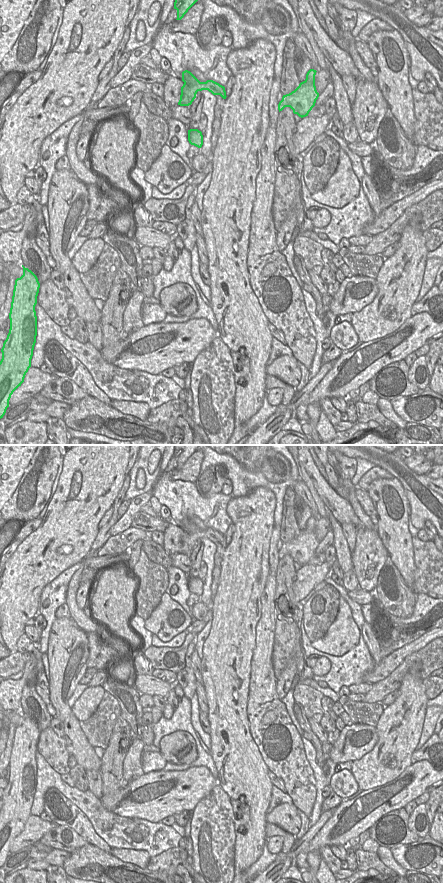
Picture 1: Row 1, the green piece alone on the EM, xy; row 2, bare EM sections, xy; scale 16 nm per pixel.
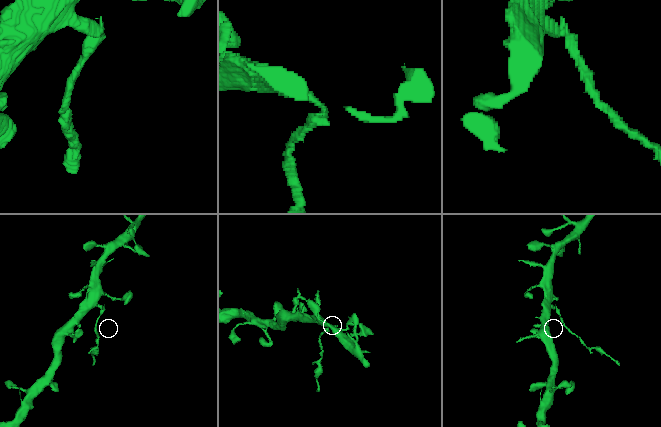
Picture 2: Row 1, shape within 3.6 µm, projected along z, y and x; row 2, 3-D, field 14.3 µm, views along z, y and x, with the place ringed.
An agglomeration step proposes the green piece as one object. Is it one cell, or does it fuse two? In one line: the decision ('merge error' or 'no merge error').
merge error

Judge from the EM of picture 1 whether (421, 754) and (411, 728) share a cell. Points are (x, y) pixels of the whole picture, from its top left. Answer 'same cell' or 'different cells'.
different cells

